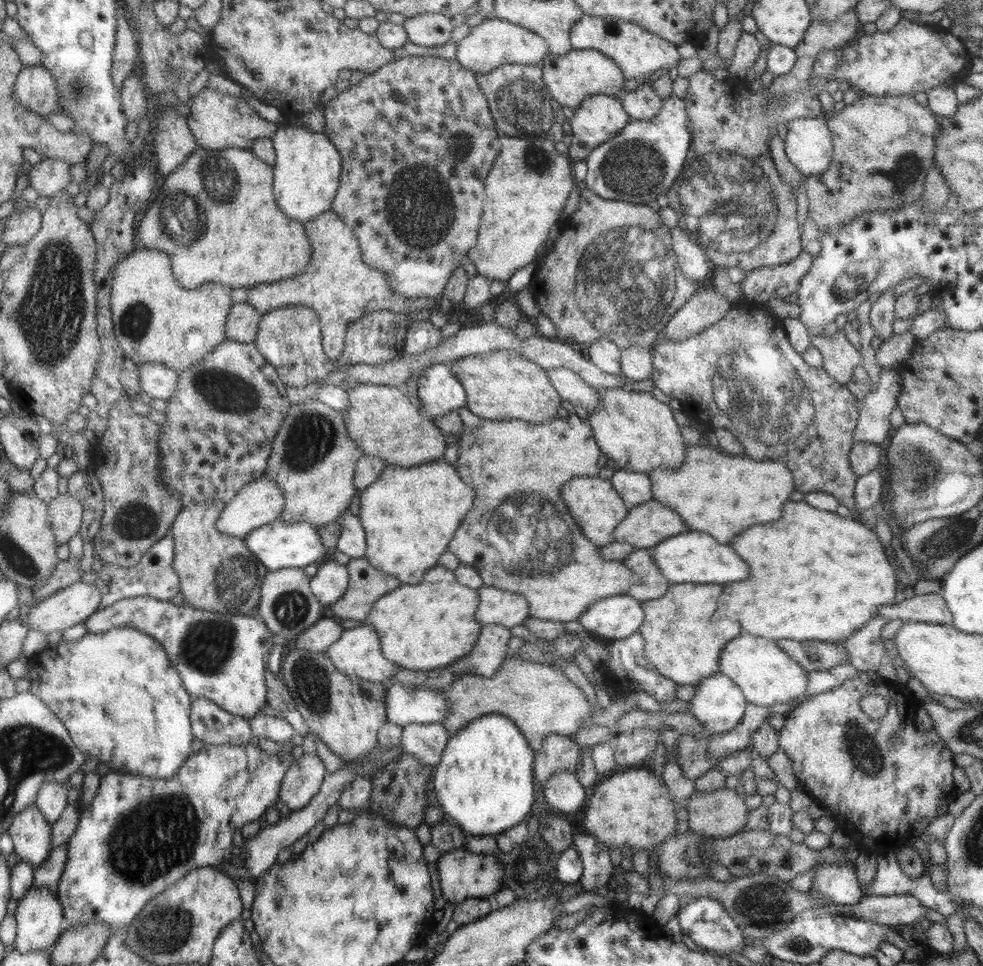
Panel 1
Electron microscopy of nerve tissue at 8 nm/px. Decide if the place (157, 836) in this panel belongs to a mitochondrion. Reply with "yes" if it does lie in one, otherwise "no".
yes

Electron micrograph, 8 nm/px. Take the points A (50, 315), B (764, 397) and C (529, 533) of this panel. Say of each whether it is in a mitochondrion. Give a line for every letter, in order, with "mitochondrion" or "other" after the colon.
A: mitochondrion
B: mitochondrion
C: mitochondrion

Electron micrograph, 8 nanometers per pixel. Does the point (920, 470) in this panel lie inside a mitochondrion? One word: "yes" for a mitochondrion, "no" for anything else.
yes

